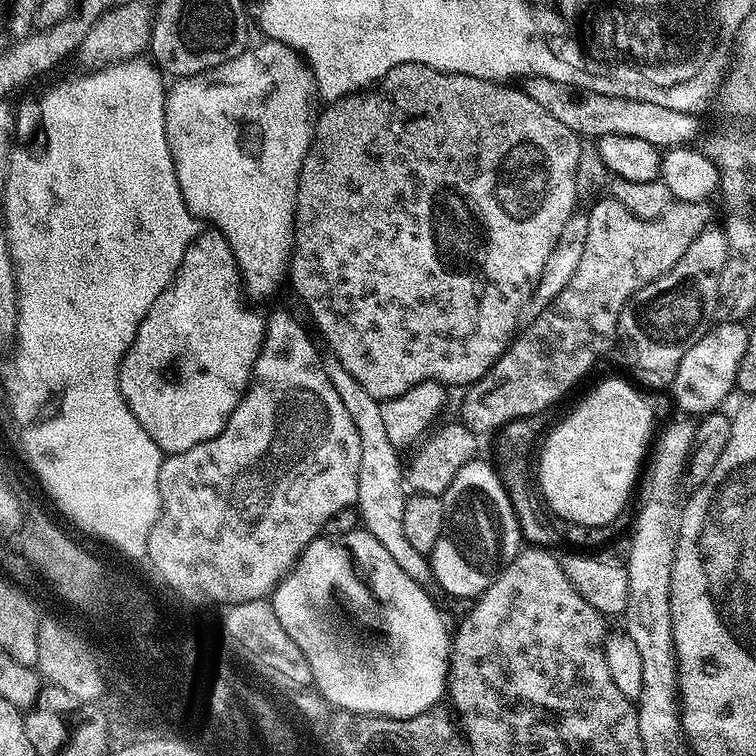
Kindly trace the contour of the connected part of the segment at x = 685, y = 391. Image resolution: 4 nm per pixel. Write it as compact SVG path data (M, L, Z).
M734 320L713 323L690 350L686 350L682 362L678 362L678 374L674 374L670 385L670 393L681 408L681 413L692 418L703 418L721 407L720 403L736 388L738 366L742 362L742 354L746 354L746 342L749 329L743 323Z

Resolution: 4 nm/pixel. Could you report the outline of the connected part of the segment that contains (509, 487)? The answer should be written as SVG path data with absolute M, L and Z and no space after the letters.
M551 411L530 414L522 418L514 418L506 422L501 428L496 429L492 444L491 463L496 469L498 478L510 498L510 506L514 510L516 520L520 524L521 537L529 545L538 548L555 549L555 544L562 540L562 532L556 529L554 517L547 504L544 503L544 496L540 492L540 451L548 441L548 433L554 427L553 413Z

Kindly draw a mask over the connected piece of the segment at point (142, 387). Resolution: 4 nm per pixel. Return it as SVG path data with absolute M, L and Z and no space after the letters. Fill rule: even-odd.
M215 230L201 231L193 244L186 250L184 260L180 263L180 269L176 271L176 276L172 279L172 285L166 290L162 290L162 294L158 294L154 306L150 306L150 310L130 346L130 350L125 354L124 361L120 363L120 393L122 398L130 406L134 418L138 418L142 430L146 430L146 434L150 434L150 438L160 448L161 453L185 452L190 450L190 446L198 446L202 442L217 436L226 426L230 414L244 396L244 392L248 388L248 381L252 378L252 368L256 365L256 356L260 353L260 347L264 341L266 320L263 315L260 317L258 313L244 308L243 299L245 300L242 295L240 271L236 265L234 254L228 245L227 238L221 232Z

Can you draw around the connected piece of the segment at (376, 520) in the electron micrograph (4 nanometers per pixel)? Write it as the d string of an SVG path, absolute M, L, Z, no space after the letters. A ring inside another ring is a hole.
M331 354L323 357L324 369L334 386L338 390L338 398L342 398L342 406L346 406L346 414L350 414L350 422L354 422L354 430L358 430L360 435L360 445L362 446L362 462L358 470L358 498L355 507L359 513L359 523L363 531L374 534L382 546L386 546L386 551L390 553L390 558L410 574L422 585L427 585L432 580L432 566L429 557L423 552L414 550L410 546L406 534L402 534L402 506L406 495L406 468L400 464L401 453L390 446L390 438L386 434L384 419L382 419L382 403L375 400L355 378L350 378L338 362L338 358Z

